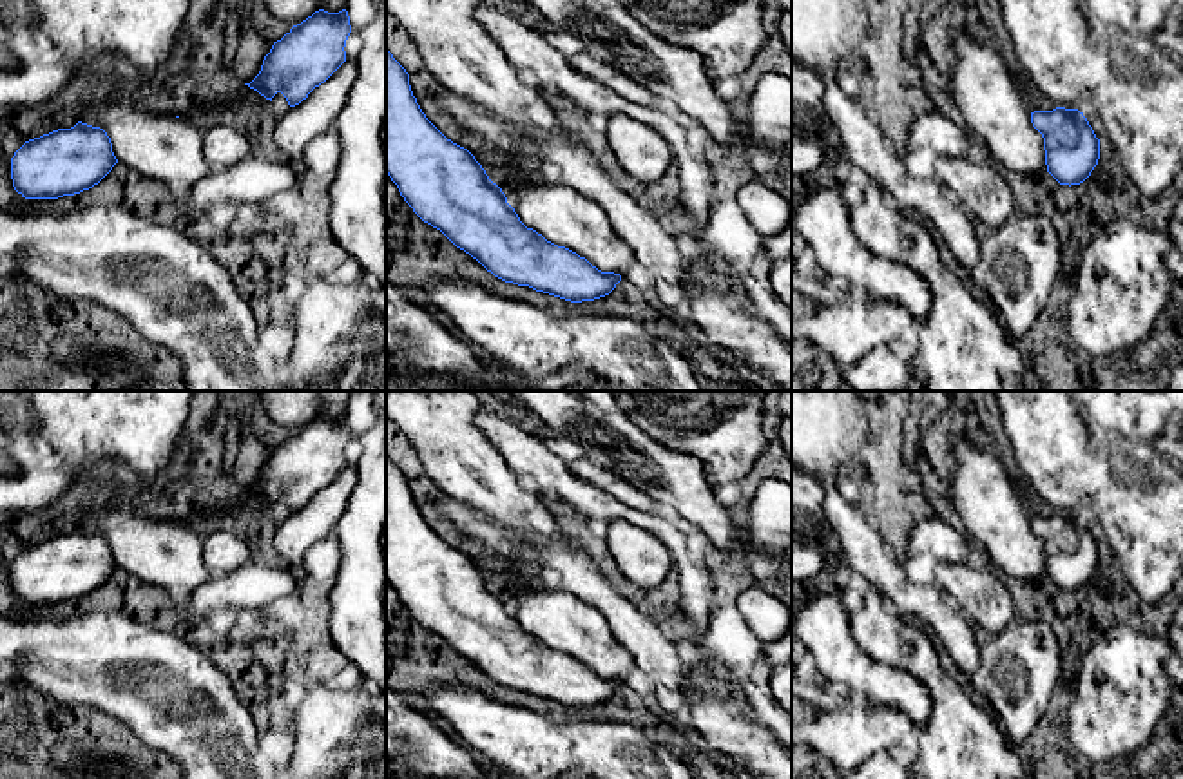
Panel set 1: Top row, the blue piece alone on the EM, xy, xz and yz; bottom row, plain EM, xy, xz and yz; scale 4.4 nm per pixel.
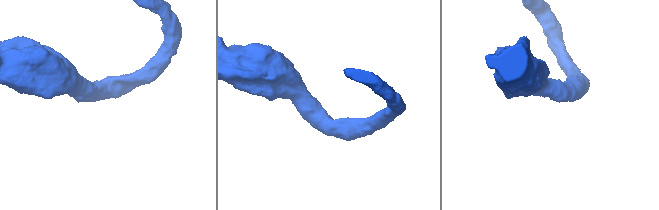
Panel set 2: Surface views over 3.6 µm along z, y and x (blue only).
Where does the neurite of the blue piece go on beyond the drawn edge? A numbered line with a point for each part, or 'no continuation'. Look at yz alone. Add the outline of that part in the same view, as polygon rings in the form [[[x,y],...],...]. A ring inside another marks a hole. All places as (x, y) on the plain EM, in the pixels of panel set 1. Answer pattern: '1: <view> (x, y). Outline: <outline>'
no continuation

